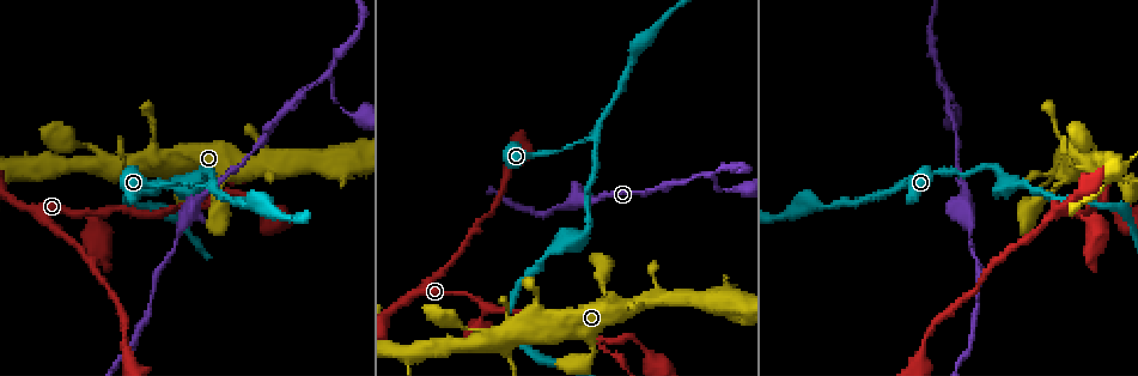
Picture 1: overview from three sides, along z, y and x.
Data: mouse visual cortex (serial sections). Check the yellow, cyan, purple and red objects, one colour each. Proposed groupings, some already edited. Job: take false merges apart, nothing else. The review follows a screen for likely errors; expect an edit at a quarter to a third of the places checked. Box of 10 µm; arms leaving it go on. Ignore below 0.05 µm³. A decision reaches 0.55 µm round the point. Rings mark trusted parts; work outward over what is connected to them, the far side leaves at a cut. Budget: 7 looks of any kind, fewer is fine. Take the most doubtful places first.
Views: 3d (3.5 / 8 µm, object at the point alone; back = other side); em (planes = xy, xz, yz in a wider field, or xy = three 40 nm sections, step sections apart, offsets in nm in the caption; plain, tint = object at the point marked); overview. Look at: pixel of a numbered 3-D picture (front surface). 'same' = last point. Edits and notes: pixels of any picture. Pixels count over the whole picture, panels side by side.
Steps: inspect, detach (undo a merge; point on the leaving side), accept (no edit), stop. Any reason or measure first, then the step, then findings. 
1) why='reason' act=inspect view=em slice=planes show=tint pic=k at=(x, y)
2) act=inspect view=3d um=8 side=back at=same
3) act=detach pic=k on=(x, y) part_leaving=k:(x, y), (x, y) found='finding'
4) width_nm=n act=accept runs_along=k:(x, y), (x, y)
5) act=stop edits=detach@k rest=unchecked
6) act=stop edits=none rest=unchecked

why='two arms in line, one across' act=inspect view=3d um=3.5 pic=1 at=(600, 339)

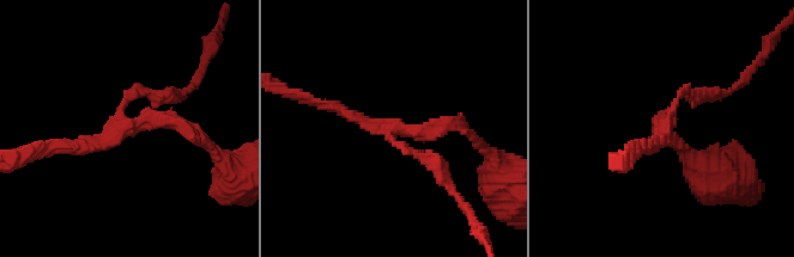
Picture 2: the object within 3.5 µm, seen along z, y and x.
act=inspect view=em slice=xy step=5 show=tint pic=2 at=(663, 129)

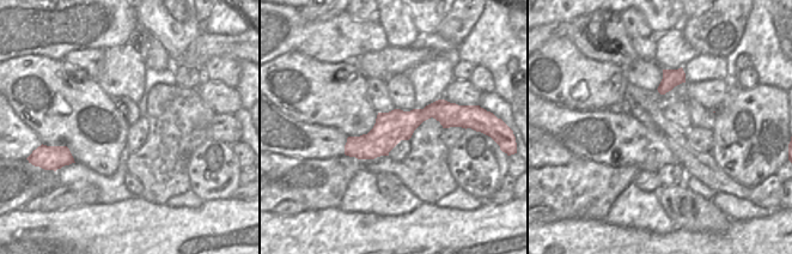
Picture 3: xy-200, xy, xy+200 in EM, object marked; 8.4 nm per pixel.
why='another direction' act=inspect view=em slice=xy step=2 show=tint at=same

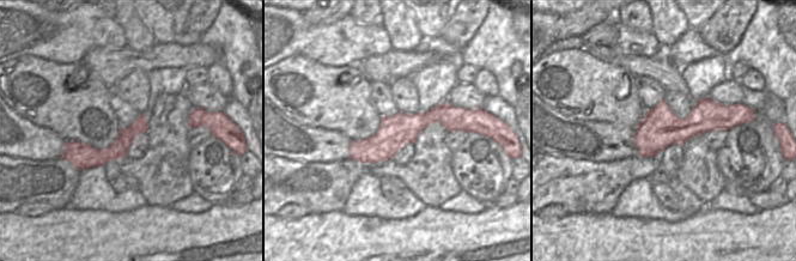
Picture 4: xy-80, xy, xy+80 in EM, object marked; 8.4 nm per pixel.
act=accept runs_along=4:(460, 123), (430, 116), (351, 155) found='all the same cell'

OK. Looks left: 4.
why='three arms meet' act=inspect view=3d um=3.5 pic=1 at=(709, 173)

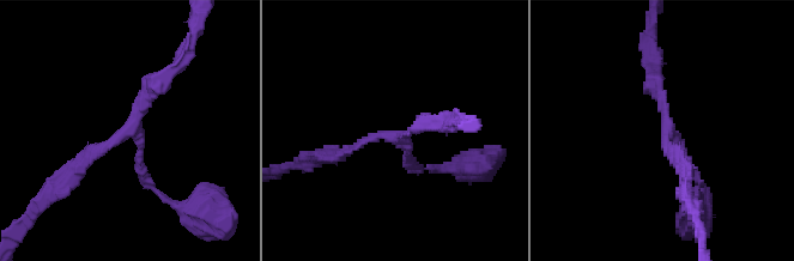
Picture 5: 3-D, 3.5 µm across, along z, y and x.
arms=3 arm_widths_nm=150,150,150 act=inspect view=em slice=planes show=tint pic=5 at=(393, 136)

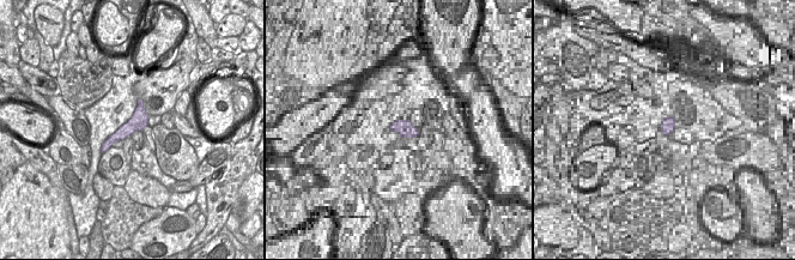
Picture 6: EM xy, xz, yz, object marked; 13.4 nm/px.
act=accept runs_along=5:(337, 156), (388, 134), (425, 168) found='continuous, no second cell'

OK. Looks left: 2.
act=stop edits=none rest=unchecked

